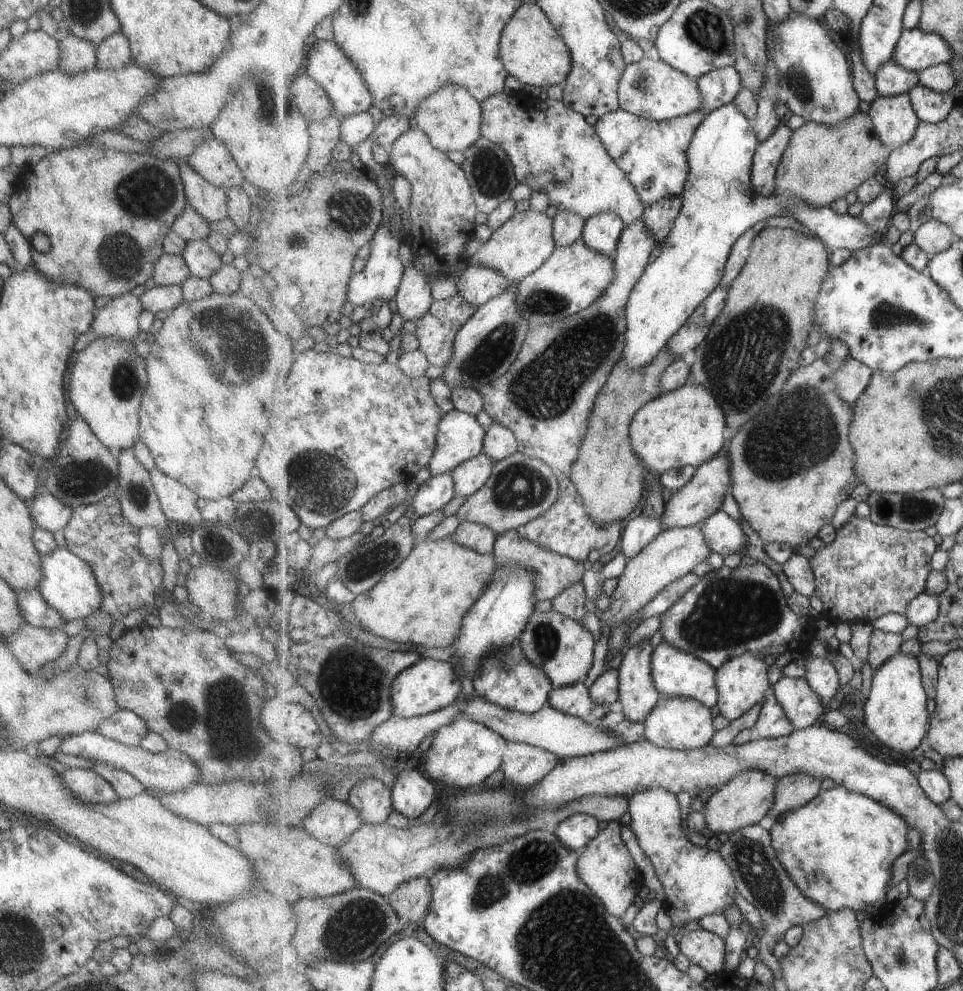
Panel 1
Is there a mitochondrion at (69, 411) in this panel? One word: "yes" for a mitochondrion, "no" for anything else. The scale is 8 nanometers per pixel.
no

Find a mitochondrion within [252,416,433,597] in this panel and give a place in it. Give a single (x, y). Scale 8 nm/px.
(302, 469)

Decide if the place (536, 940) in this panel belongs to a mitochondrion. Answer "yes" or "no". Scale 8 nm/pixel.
yes

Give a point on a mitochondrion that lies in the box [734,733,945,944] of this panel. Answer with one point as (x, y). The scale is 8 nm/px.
(922, 870)

